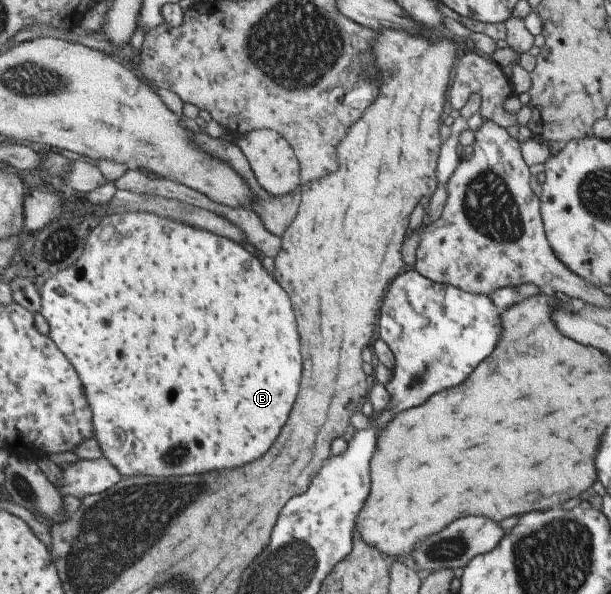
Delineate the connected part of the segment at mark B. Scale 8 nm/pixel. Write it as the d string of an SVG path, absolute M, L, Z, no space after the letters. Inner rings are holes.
M146 211L104 215L100 224L90 232L84 252L80 252L76 265L54 273L40 287L40 314L50 326L49 337L78 372L92 411L94 439L98 442L104 458L117 468L122 477L183 477L222 468L232 470L250 464L262 458L274 444L282 426L288 420L288 412L298 394L302 356L288 294L274 282L262 262L242 244L209 230L194 227L196 226Z

